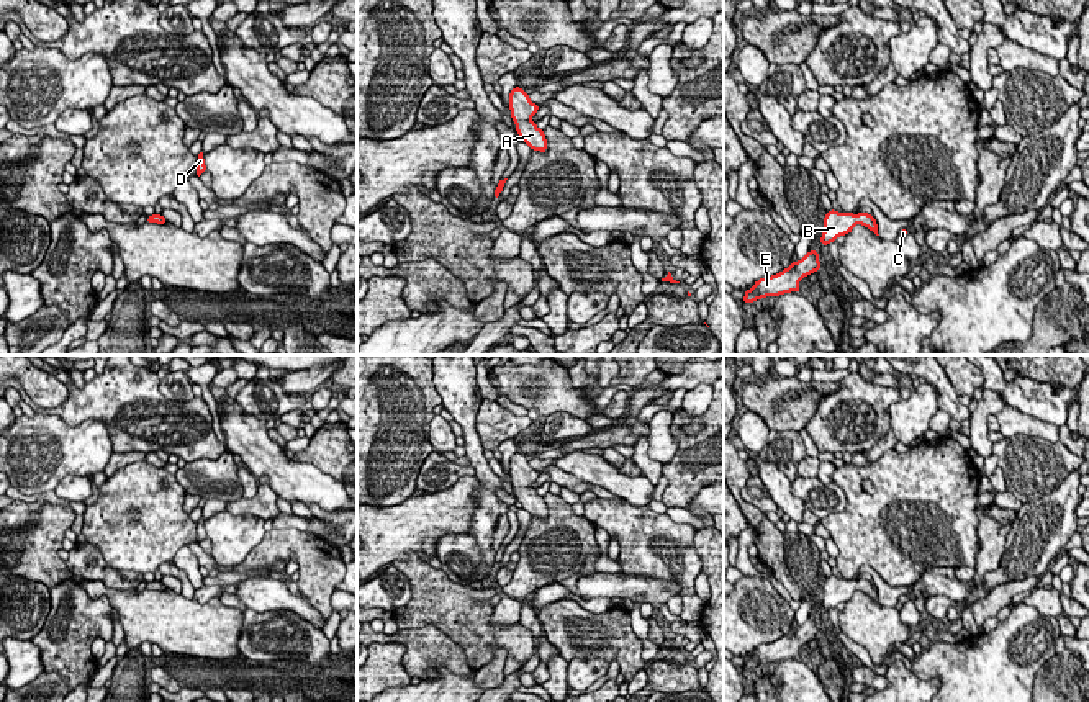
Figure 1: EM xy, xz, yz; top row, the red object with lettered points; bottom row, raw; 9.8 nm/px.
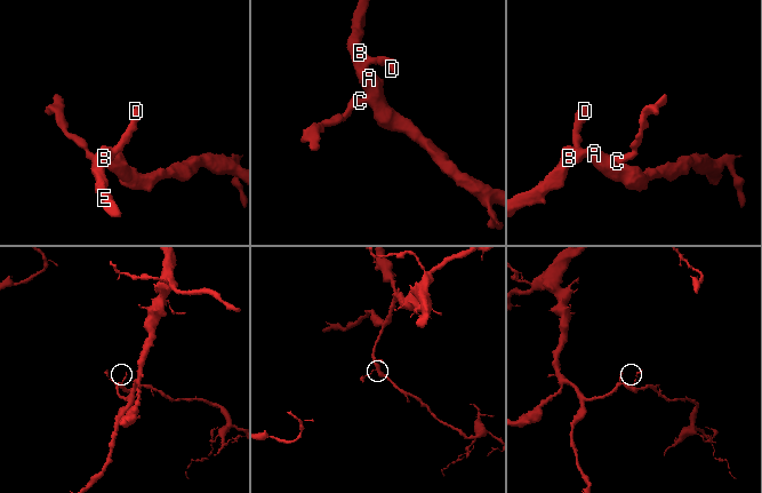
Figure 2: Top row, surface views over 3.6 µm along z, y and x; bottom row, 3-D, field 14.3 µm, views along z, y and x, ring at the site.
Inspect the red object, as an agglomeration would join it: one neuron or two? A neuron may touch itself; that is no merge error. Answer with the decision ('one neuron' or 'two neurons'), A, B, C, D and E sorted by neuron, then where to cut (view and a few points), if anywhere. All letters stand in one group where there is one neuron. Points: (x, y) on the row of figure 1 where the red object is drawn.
one neuron; groups A B C D E; cut none

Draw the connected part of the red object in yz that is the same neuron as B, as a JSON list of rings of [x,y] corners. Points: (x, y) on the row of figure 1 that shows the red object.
[[[830,209],[825,213],[824,218],[824,232],[820,237],[822,245],[829,245],[830,242],[837,241],[838,236],[847,236],[853,231],[855,224],[861,224],[868,227],[871,232],[878,234],[878,224],[873,214],[868,213],[838,213]]]

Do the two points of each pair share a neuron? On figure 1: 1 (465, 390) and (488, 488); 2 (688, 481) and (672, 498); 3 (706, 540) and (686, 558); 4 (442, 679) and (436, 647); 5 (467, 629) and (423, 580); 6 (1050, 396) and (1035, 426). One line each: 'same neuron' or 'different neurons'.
1: same neuron
2: same neuron
3: different neurons
4: different neurons
5: same neuron
6: different neurons

